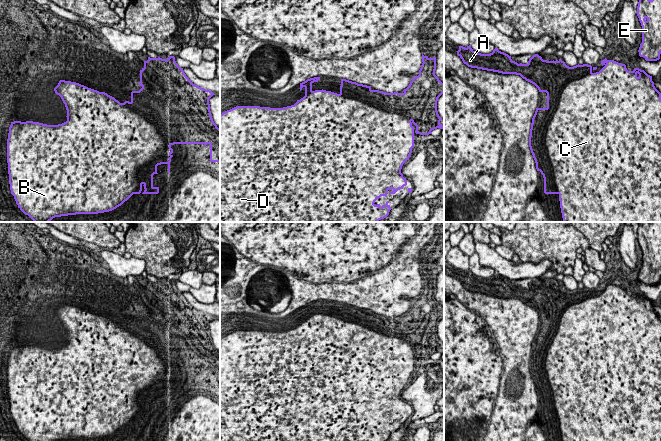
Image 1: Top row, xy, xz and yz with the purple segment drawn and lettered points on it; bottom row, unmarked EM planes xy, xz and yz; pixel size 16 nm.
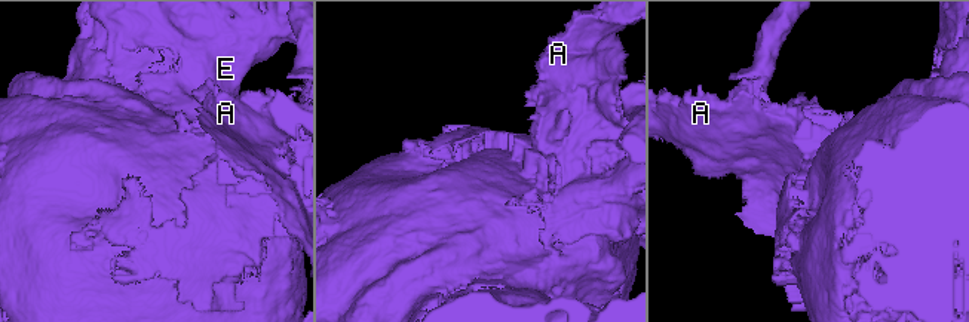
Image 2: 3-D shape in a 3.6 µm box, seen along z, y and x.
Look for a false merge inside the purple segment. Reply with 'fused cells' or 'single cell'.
fused cells

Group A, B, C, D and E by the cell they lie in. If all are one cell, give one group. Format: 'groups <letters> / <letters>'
groups A / B C D E

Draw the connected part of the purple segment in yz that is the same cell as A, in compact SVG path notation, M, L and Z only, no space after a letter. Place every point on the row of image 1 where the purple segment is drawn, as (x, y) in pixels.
M459 46L457 55L468 67L502 74L520 75L534 84L539 92L547 93L547 107L536 108L532 118L529 147L536 163L537 171L544 178L544 193L558 194L553 167L545 144L546 132L550 121L561 118L561 94L565 86L572 80L591 74L597 67L588 64L569 67L564 61L543 60L538 54L533 55L527 64L518 64L511 56L495 48L490 54L475 52L471 46Z

